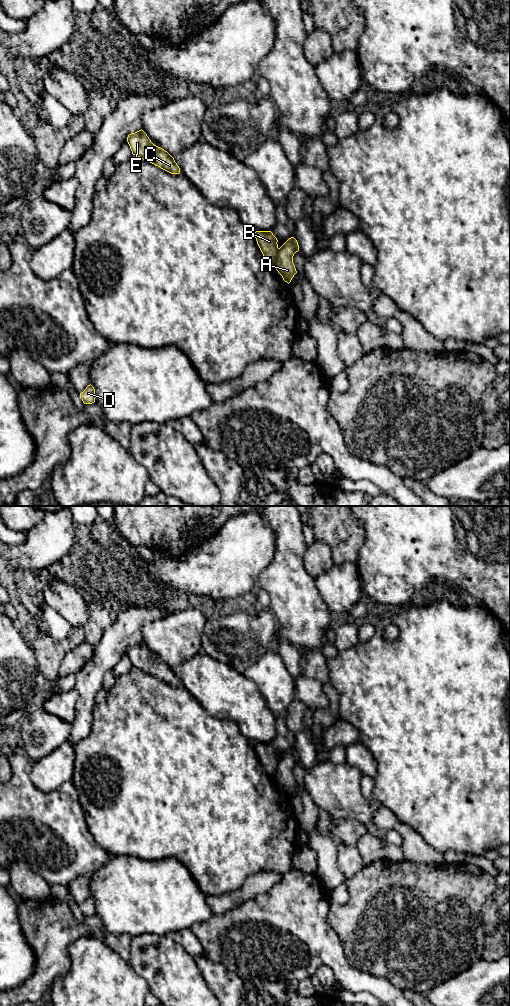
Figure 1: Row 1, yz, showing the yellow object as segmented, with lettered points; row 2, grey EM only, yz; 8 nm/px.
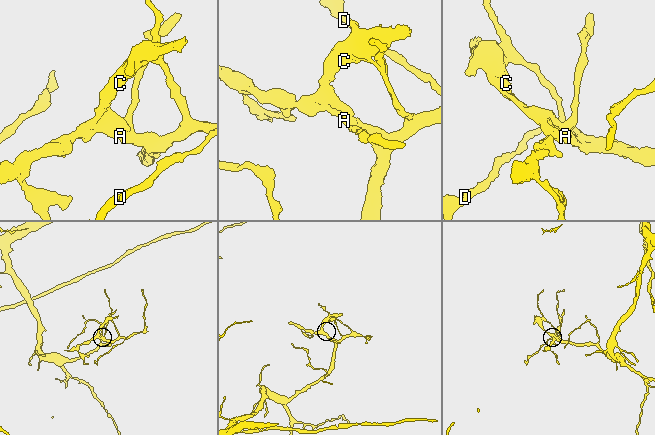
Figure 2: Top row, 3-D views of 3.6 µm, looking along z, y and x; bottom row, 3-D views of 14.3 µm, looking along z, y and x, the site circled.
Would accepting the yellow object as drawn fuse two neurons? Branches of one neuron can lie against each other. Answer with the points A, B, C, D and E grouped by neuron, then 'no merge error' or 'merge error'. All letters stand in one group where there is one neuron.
A D / B C E; merge error

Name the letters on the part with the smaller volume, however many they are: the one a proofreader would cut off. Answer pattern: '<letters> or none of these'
B, C, E

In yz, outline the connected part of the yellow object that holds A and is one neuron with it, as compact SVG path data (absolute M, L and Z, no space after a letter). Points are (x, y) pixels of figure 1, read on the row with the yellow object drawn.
M294 237L289 238L278 250L274 268L288 284L297 273L293 256L299 251L299 245Z

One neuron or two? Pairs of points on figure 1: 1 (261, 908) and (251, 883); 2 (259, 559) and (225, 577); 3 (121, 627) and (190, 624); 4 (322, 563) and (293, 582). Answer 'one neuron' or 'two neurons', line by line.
1: two neurons
2: one neuron
3: two neurons
4: two neurons

